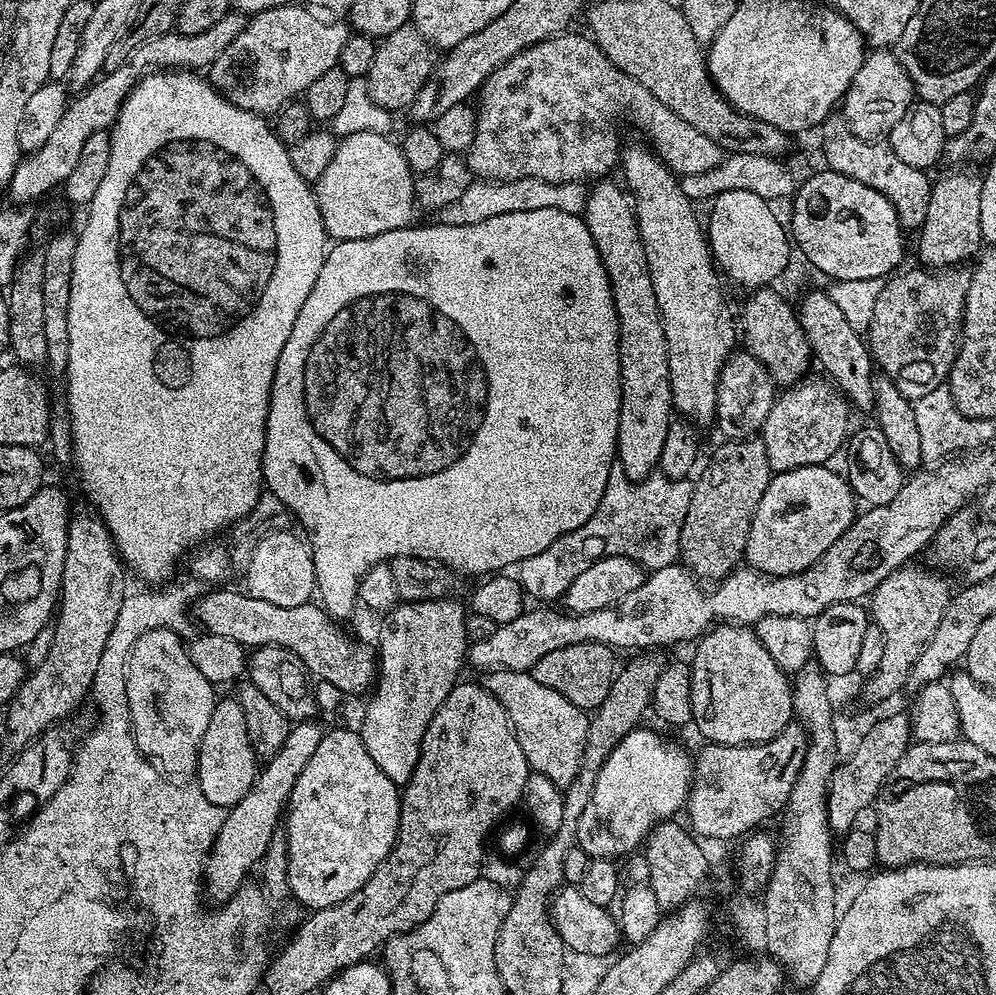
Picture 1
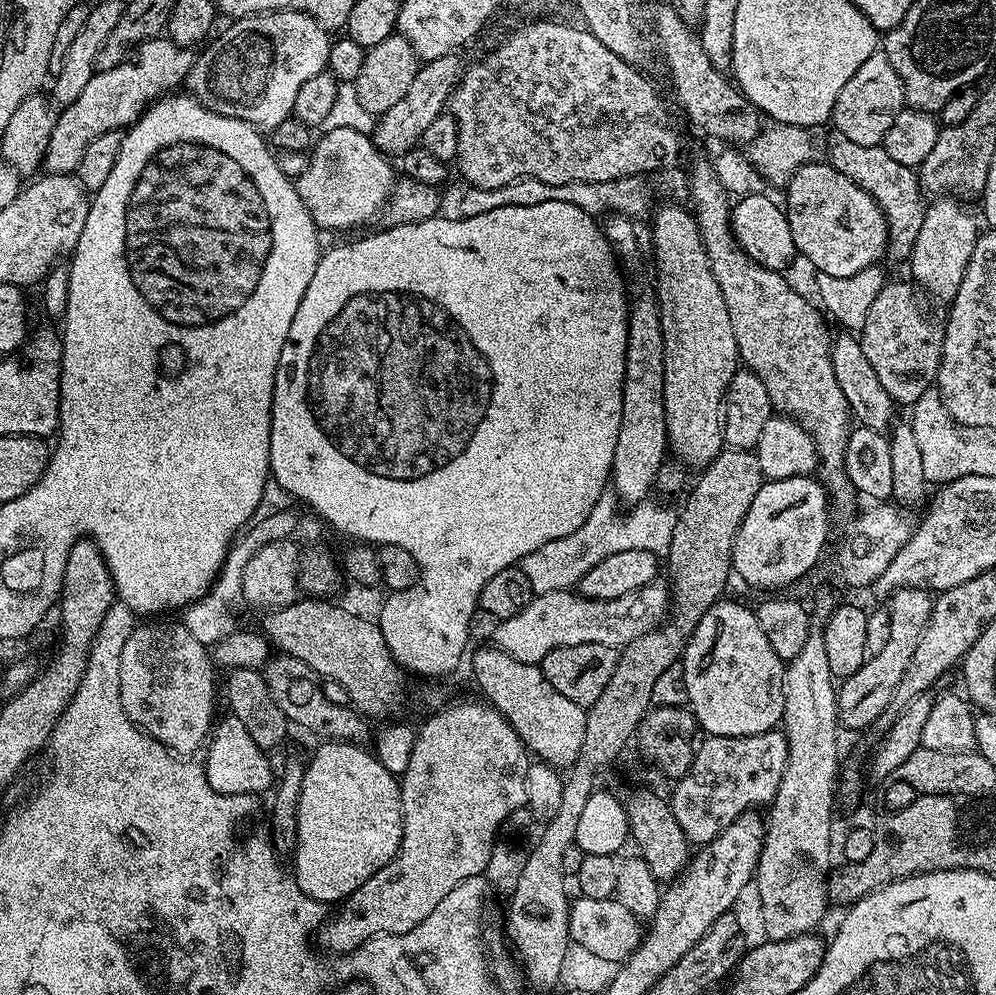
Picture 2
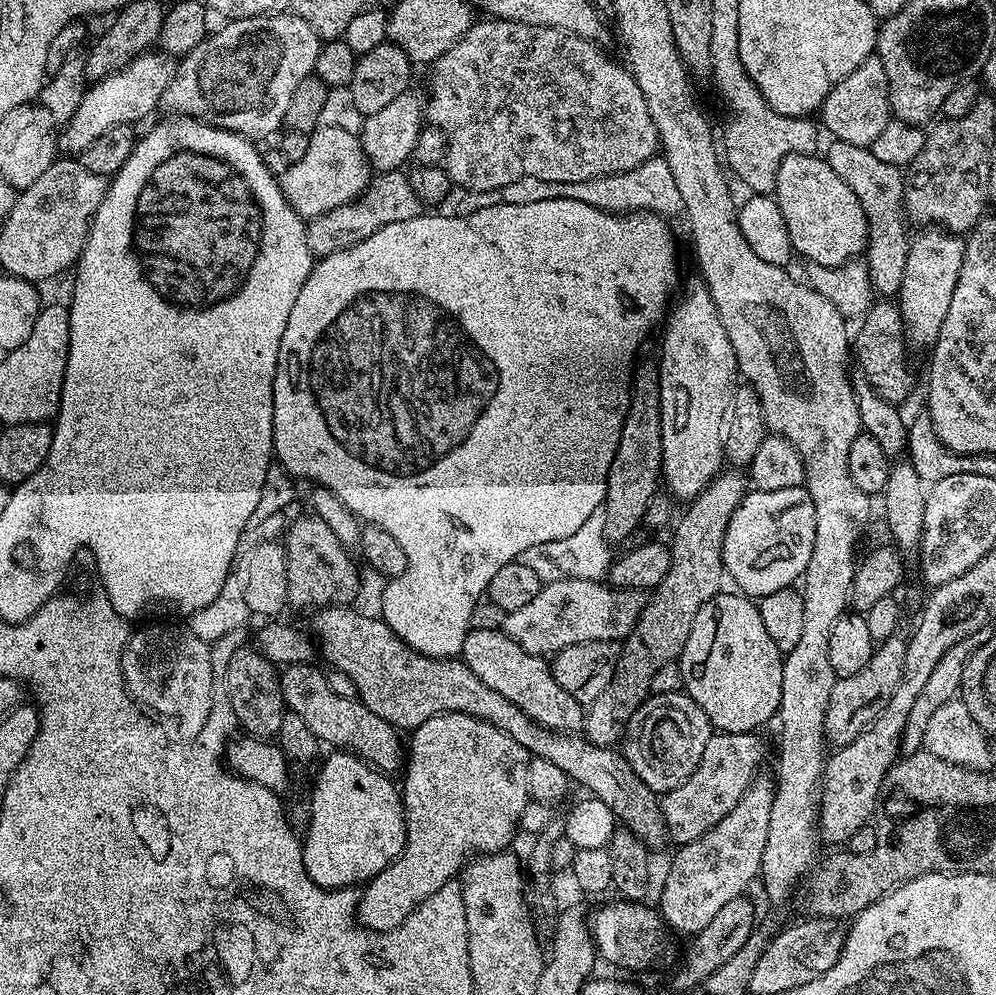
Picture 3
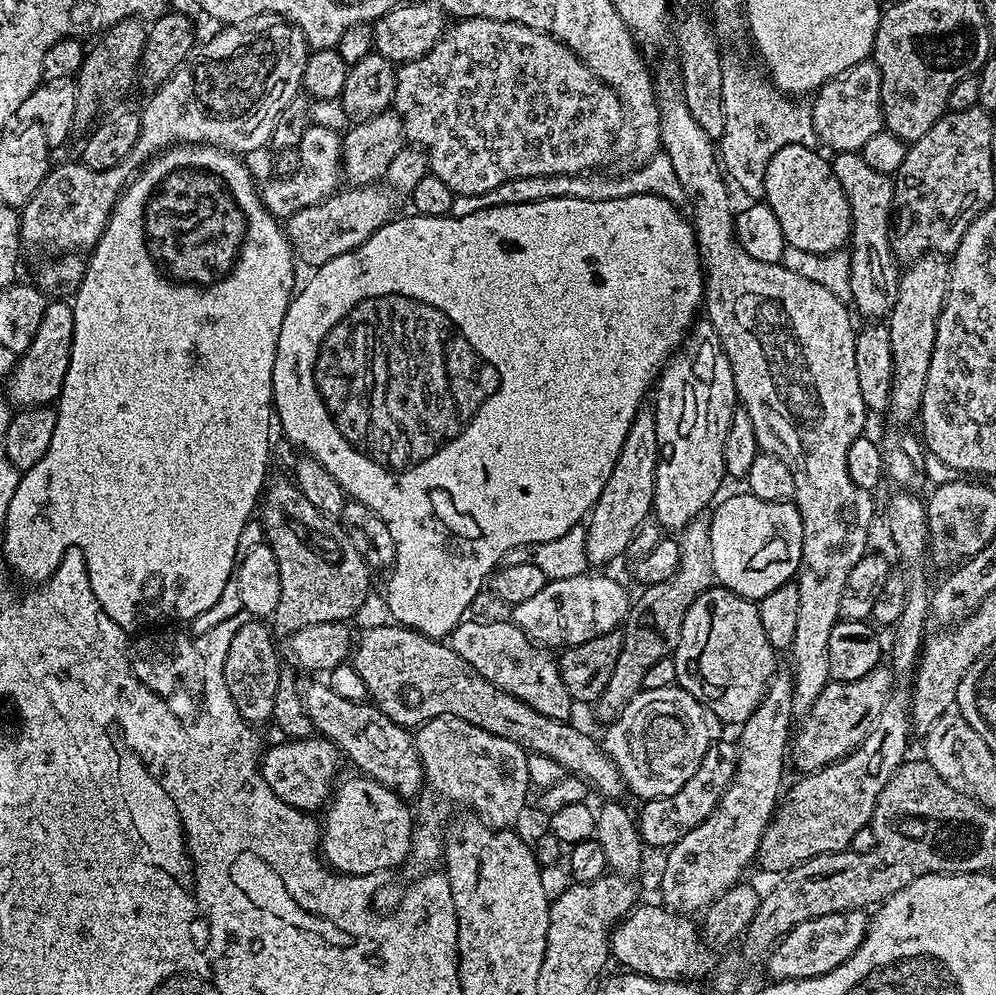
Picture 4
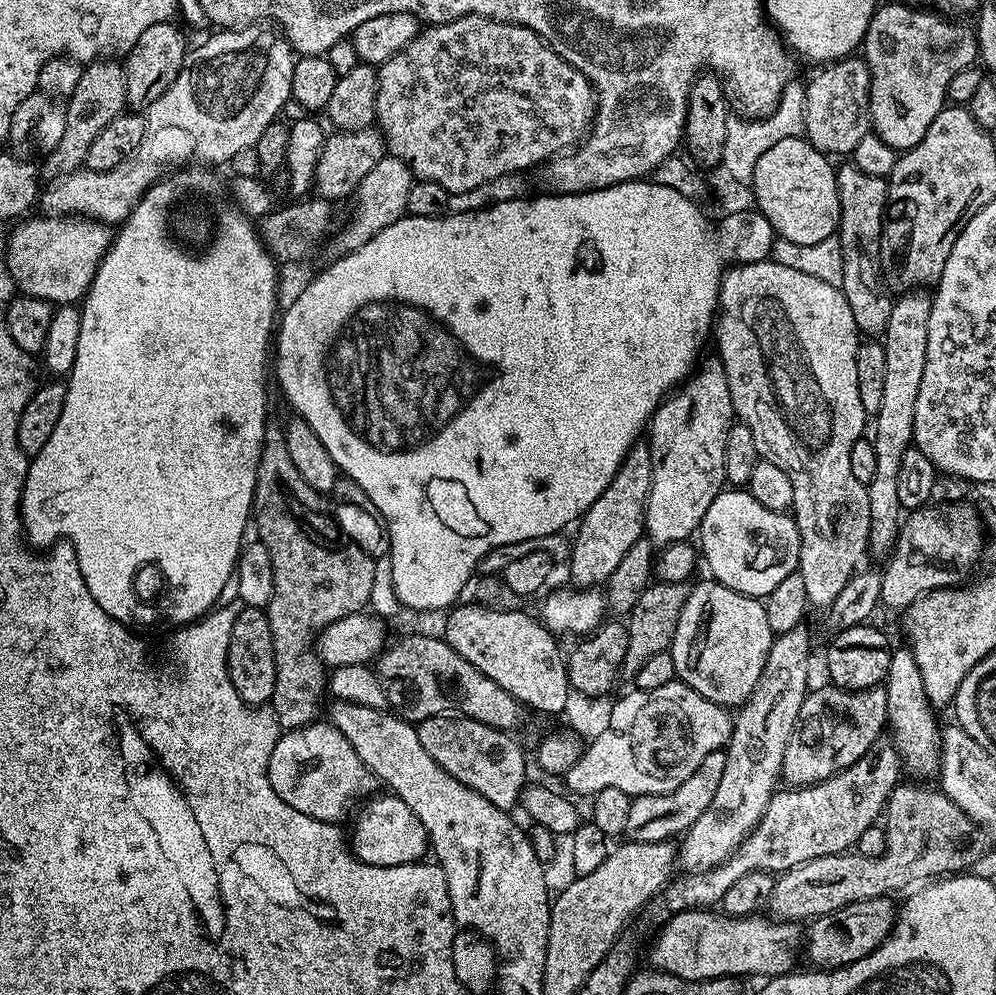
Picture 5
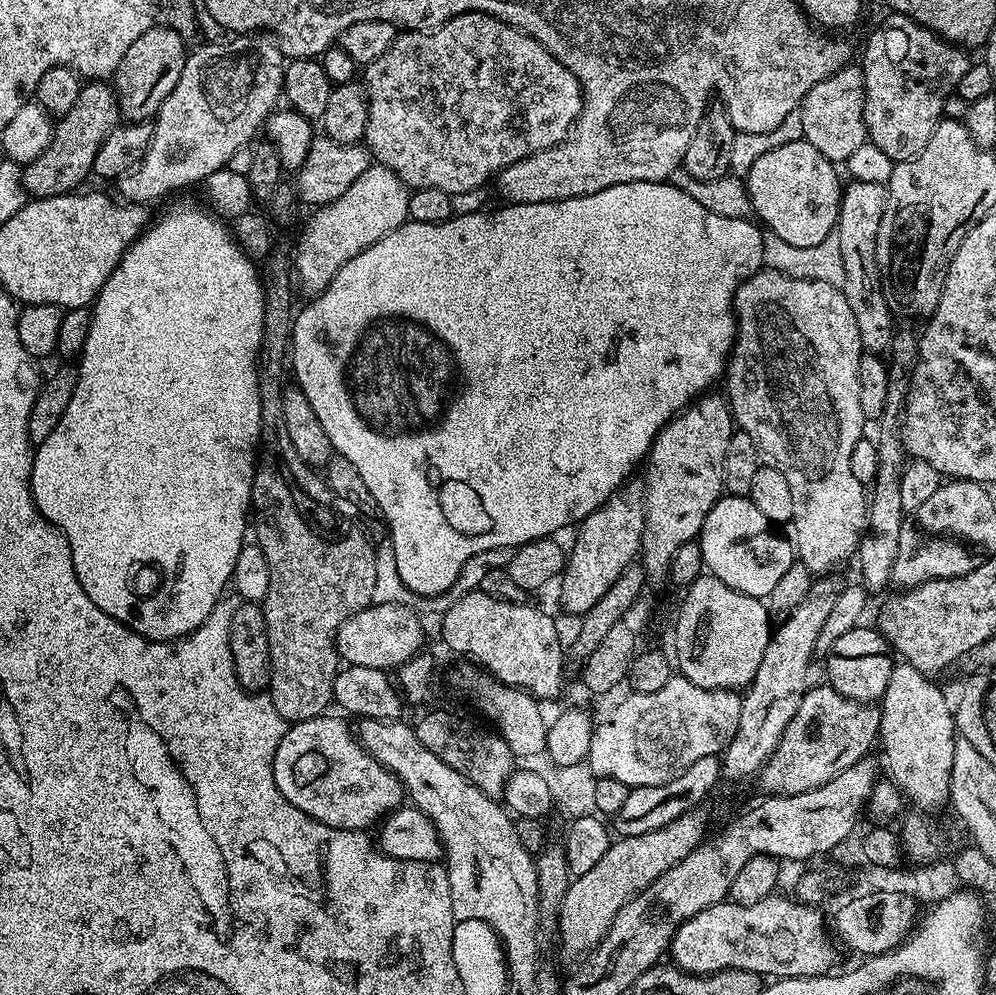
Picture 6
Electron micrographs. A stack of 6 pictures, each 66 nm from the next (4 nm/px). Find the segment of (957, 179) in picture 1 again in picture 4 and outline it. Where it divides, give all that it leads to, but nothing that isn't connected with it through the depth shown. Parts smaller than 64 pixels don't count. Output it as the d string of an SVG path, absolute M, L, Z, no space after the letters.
M929 254L920 256L903 269L898 286L898 299L894 301L894 310L886 317L886 327L890 334L890 352L892 354L892 390L887 415L897 420L897 425L908 426L920 414L922 394L926 390L926 374L930 374L930 358L934 354L934 334L938 334L938 318L944 309L944 300L948 296L948 274L950 264L943 255Z

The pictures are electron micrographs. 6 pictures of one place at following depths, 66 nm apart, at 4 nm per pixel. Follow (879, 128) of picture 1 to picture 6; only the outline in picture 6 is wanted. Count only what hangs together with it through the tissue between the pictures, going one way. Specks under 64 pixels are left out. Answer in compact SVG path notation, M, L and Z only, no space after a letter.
M849 62L844 67L830 74L830 78L822 78L818 86L814 86L804 95L804 103L798 109L800 119L800 131L803 139L833 162L846 162L858 146L862 146L868 140L868 131L866 130L866 118L864 117L864 70L859 63Z

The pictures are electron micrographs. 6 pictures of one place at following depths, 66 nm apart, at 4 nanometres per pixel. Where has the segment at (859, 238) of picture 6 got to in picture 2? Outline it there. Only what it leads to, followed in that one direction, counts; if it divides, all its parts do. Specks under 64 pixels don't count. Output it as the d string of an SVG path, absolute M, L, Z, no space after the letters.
M829 131L827 163L834 166L846 178L853 180L884 212L888 227L887 259L907 261L914 250L918 230L922 230L922 218L926 207L926 196L920 187L919 175L913 169L894 162L882 146L858 146L858 142L846 138L846 134Z

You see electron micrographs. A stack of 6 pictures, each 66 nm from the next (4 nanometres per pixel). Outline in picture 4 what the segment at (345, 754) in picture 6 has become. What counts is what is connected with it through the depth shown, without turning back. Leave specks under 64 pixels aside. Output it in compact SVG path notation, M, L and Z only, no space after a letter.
M309 738L306 740L285 739L284 744L276 744L262 756L260 772L266 778L270 790L282 798L292 808L302 812L315 813L315 808L323 809L327 805L337 783L342 753L327 738Z

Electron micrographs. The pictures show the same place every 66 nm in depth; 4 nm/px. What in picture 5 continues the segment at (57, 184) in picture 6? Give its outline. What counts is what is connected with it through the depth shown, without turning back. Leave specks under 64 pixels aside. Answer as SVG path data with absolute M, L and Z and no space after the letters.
M101 58L85 63L82 78L78 78L78 86L74 86L64 108L66 131L62 133L62 142L54 151L47 153L45 160L48 161L45 162L44 168L42 164L43 175L48 178L59 178L83 168L86 152L93 145L94 138L98 138L98 134L106 126L110 126L114 118L125 115L127 108L126 74L123 63L116 58Z

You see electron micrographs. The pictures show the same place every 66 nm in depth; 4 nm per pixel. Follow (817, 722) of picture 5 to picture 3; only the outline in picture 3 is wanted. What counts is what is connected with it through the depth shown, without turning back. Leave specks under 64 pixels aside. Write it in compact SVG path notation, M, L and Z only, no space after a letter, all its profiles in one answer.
M894 634L873 651L870 662L866 662L866 666L862 666L858 674L837 679L830 694L830 706L826 710L824 723L824 734L829 745L839 746L854 742L854 738L858 738L858 734L862 734L862 730L869 728L872 720L878 718L880 711L890 702L890 694L894 694L894 686L898 686L902 678L905 654L905 641L899 640L899 635Z

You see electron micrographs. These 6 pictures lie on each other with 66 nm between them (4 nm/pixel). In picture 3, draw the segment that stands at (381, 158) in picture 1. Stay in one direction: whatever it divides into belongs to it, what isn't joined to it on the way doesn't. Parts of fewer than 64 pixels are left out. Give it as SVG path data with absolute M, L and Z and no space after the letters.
M335 126L319 127L308 137L309 145L302 158L291 161L289 169L279 177L280 188L287 204L305 221L315 216L326 214L330 210L338 210L338 206L346 206L351 200L361 196L370 181L370 165L360 145L360 137L347 130Z

